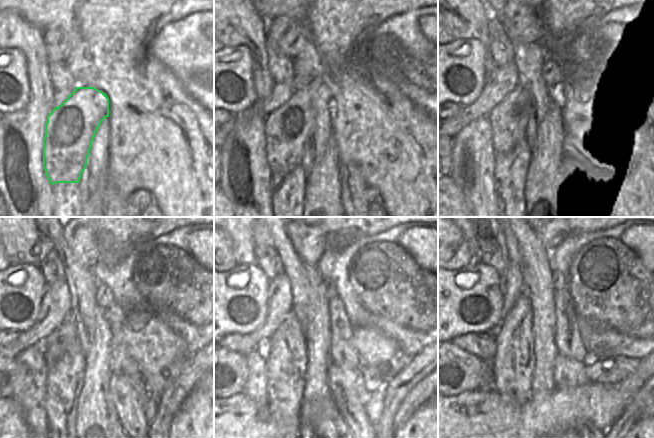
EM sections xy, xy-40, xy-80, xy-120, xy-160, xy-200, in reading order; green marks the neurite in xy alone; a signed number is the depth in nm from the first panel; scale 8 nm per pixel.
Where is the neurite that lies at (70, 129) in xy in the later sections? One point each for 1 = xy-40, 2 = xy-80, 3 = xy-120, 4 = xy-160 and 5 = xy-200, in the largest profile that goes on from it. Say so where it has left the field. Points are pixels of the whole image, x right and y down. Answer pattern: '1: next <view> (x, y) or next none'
1: next xy-40 (287, 128)
2: next xy-80 (508, 121)
3: next xy-120 (65, 335)
4: next xy-160 (330, 291)
5: next xy-200 (559, 281)

